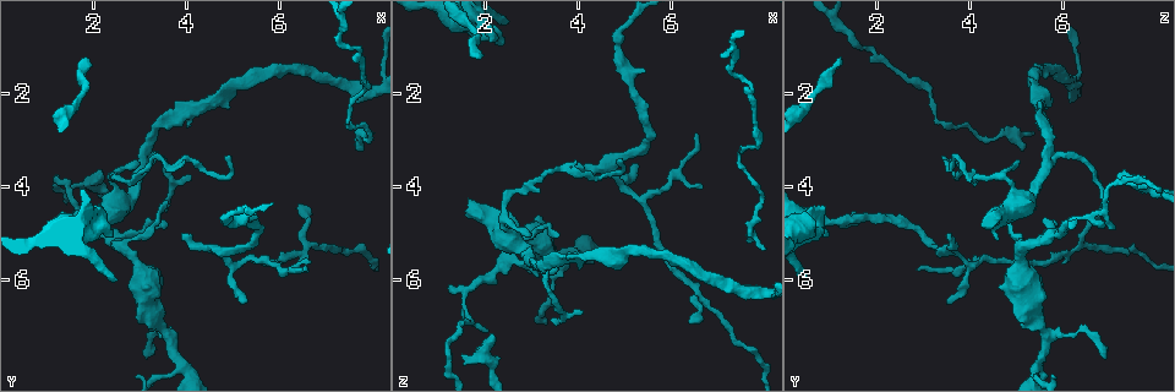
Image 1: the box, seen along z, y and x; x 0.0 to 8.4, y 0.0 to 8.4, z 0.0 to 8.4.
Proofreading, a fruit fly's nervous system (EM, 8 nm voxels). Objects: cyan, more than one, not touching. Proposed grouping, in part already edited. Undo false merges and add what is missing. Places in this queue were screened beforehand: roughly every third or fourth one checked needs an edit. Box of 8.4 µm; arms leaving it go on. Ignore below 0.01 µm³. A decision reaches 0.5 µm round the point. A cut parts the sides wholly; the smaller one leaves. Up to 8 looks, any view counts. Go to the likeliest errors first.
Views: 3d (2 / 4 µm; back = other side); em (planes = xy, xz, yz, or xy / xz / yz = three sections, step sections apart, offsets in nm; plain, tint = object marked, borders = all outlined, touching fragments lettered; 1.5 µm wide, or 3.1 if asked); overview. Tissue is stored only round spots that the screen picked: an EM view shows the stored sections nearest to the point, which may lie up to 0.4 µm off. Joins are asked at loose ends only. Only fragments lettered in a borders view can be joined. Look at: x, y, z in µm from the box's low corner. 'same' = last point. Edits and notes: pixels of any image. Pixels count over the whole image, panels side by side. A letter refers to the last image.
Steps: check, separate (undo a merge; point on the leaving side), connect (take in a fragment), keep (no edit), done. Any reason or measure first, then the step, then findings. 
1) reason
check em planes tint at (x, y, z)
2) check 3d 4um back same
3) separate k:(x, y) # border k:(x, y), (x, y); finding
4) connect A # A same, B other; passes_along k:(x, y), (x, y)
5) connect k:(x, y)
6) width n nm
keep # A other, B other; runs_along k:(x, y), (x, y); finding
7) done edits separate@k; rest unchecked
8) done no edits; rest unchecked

long arm stops here
check em yz step 4 borders at (1.95, 1.35, 1.25)

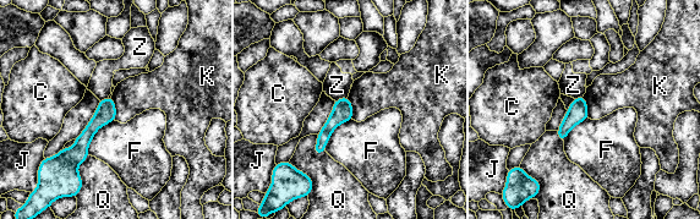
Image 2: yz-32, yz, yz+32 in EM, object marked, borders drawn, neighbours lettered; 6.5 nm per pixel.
width 130 nm; longest_contact F 280 nm
keep # C other, F other, J other, K other, Q other, Z other; none of them fits

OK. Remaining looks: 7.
an open end
check em xz step 8 tint at (5.25, 6.50, 3.50)

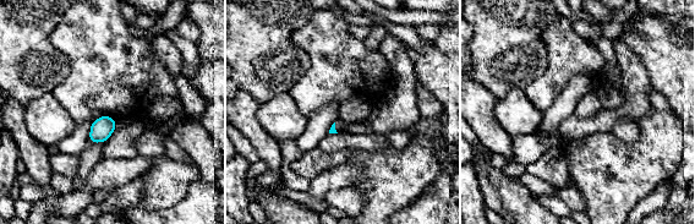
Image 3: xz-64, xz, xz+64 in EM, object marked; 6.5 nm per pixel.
cut it another way
check em planes borders same

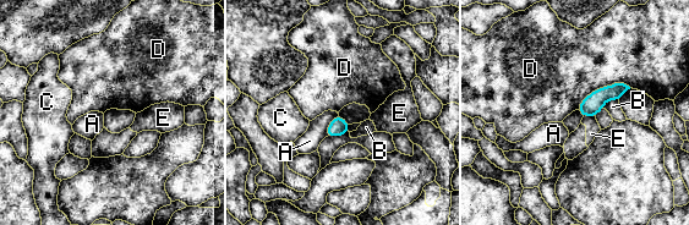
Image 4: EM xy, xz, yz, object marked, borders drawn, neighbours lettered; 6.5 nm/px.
width 120 nm
keep # A other, B other, C other, D other, E other; border 4:(338, 114), (331, 121), (326, 136); no lettered fragment goes on from it

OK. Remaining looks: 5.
free end
check 3d 2um at (1.65, 4.75, 4.30)

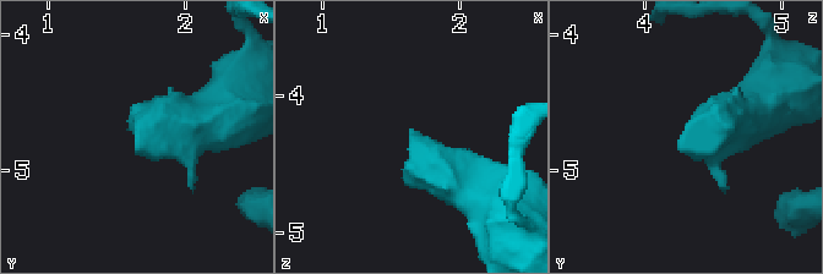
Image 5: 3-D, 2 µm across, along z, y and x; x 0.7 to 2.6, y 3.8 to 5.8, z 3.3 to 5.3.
need the tissue
check em yz step 8 borders at (1.66, 4.76, 4.26)

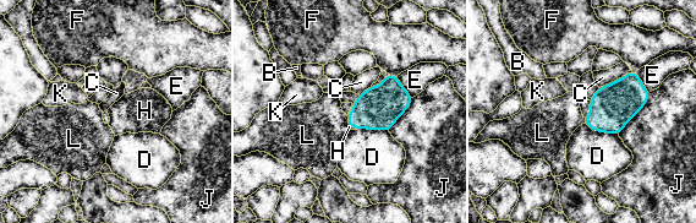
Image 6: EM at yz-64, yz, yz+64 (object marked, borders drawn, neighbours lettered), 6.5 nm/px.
another direction
check em planes borders same

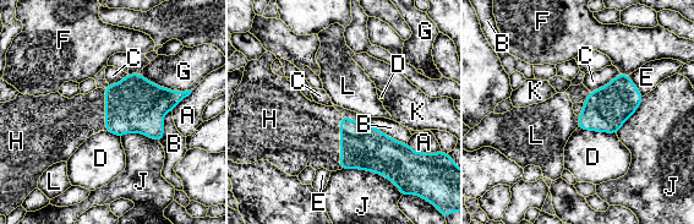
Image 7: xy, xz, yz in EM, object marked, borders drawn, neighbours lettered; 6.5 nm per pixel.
longest_contact J 380 nm
connect H # A other, B other, C other, D other, E other, F other, G other, H same, J other, K other, L other; it goes on there

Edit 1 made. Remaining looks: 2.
done edits connect@7; rest unchecked

